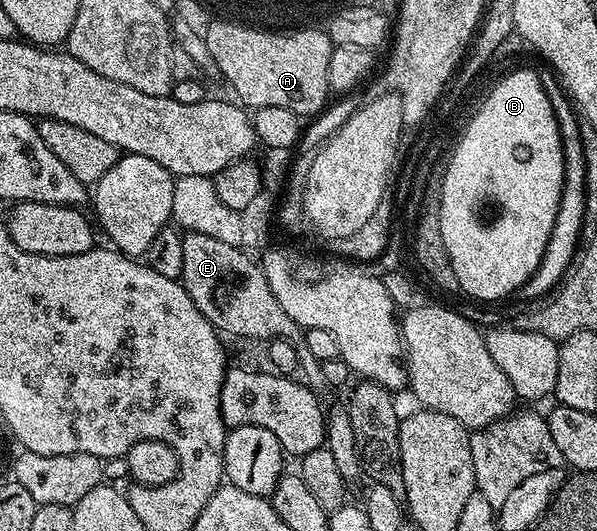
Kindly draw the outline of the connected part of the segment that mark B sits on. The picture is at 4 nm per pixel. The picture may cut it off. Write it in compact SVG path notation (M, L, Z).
M534 69L532 71L515 70L512 74L505 75L482 99L474 126L471 126L467 136L463 139L463 144L459 147L455 161L451 164L451 171L447 175L443 207L443 232L446 234L447 250L449 252L449 260L453 264L453 272L457 272L459 290L468 299L498 303L500 301L499 298L505 297L506 294L514 295L520 288L528 285L536 277L537 271L544 265L543 253L545 252L545 244L549 244L549 232L553 232L553 220L557 216L557 208L559 207L562 191L563 153L561 152L561 136L557 128L553 104L549 104L549 96L545 96L545 88L541 88L541 80Z

